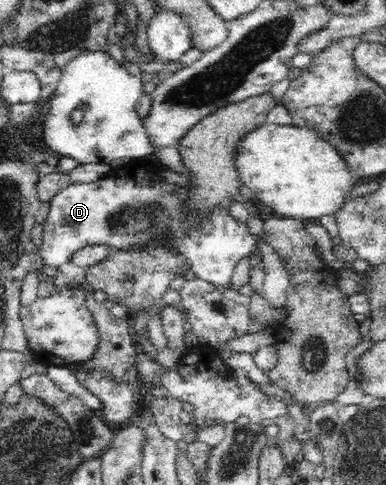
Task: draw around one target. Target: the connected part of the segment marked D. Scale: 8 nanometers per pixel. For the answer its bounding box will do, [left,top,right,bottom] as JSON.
[40,158,261,289]

